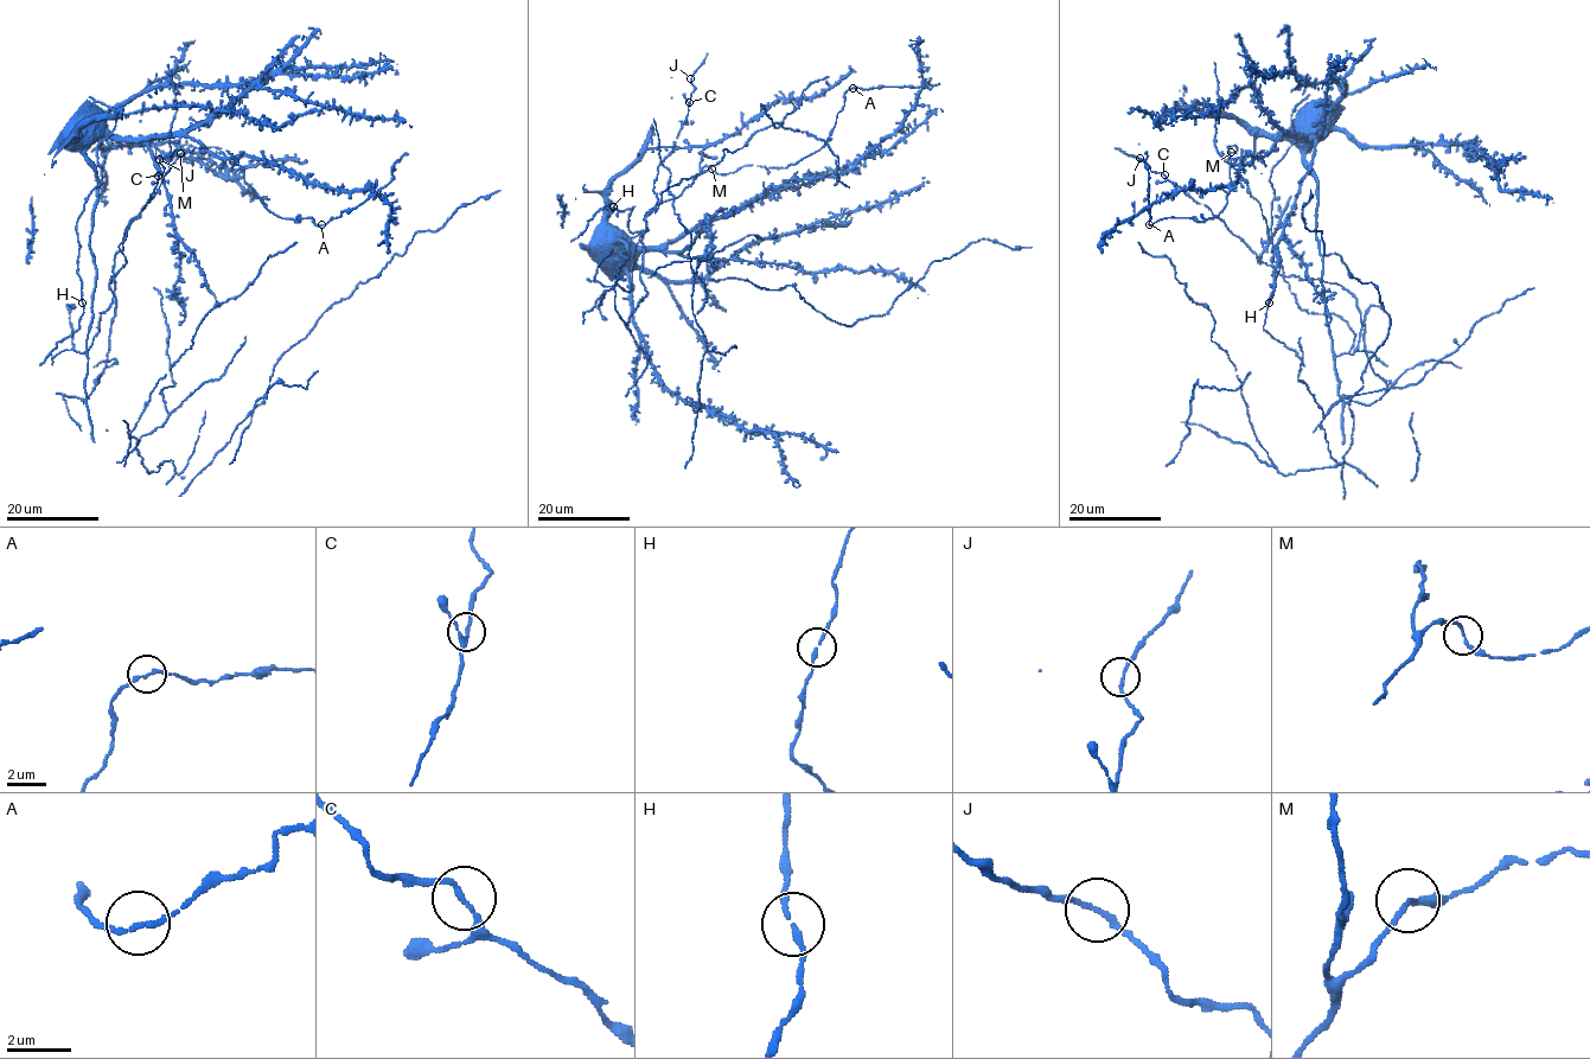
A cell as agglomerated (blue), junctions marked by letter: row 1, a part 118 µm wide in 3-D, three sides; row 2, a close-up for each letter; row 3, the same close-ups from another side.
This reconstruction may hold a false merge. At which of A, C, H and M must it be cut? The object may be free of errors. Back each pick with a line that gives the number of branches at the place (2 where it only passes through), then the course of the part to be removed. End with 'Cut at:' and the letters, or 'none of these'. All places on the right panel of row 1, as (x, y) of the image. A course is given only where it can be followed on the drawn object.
Cut at: none of these

